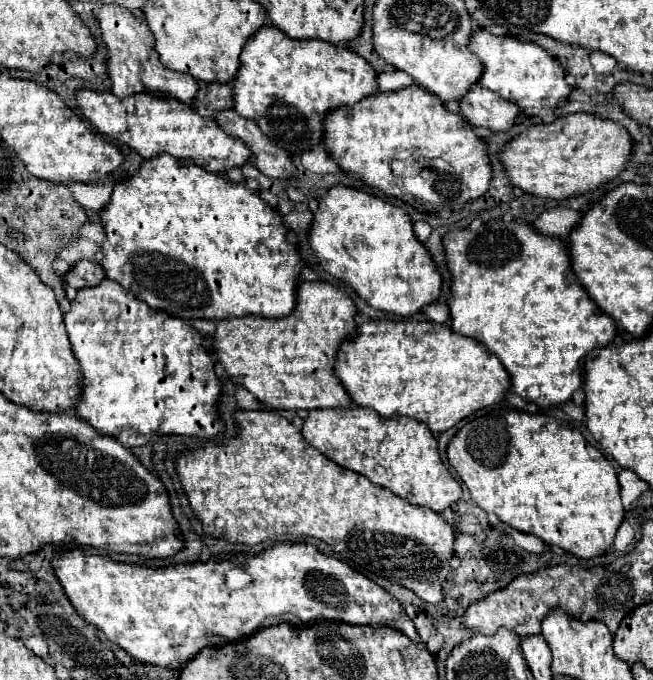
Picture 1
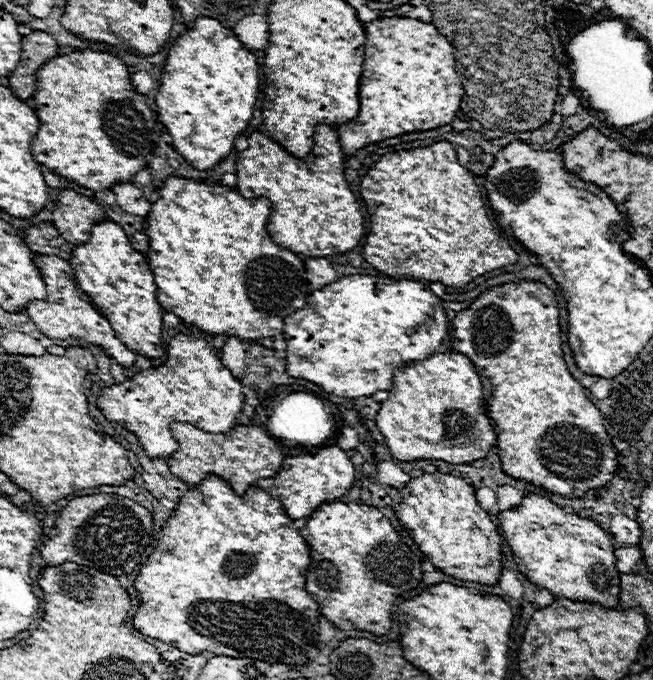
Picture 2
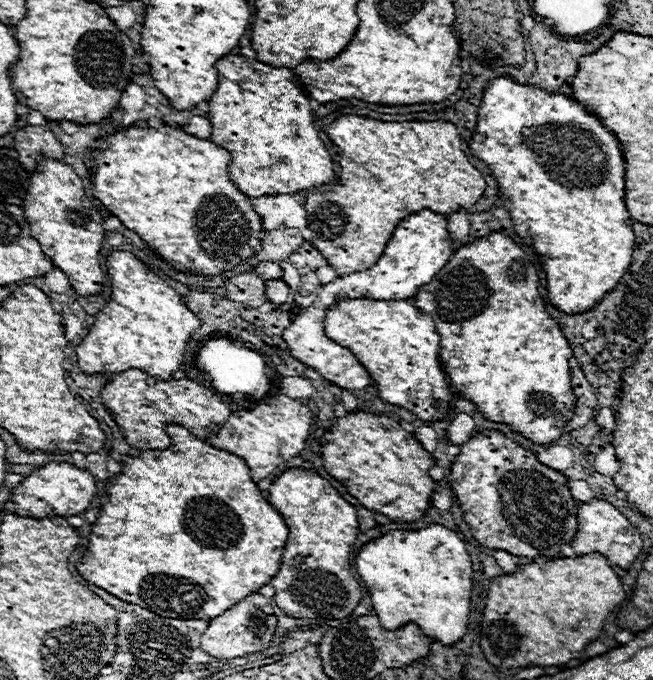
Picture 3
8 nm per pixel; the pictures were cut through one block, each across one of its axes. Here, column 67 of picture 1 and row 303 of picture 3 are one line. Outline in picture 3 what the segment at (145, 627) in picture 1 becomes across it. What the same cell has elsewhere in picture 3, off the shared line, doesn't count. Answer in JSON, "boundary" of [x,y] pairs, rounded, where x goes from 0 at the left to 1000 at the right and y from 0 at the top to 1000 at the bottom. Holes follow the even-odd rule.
{"boundary":[[[766,112],[747,121],[738,135],[720,221],[757,253],[769,300],[781,309],[781,321],[787,321],[787,341],[809,353],[821,374],[848,374],[827,376],[845,450],[870,462],[894,459],[946,418],[968,385],[974,347],[956,300],[949,209],[910,168],[867,138],[842,138],[824,126],[802,126],[781,112]]]}

